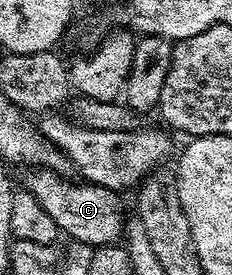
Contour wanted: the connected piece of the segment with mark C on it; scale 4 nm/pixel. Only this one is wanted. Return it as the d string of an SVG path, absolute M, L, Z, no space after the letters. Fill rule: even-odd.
M31 170L28 172L31 173L24 178L22 187L29 194L33 194L33 198L37 198L37 202L41 202L41 206L45 206L49 218L53 218L53 222L57 222L60 233L68 241L76 240L91 244L96 249L103 247L104 244L116 243L124 235L125 216L123 216L123 210L119 206L120 193L116 189L86 182L74 184L71 180L62 180L58 176L60 173L55 170Z

